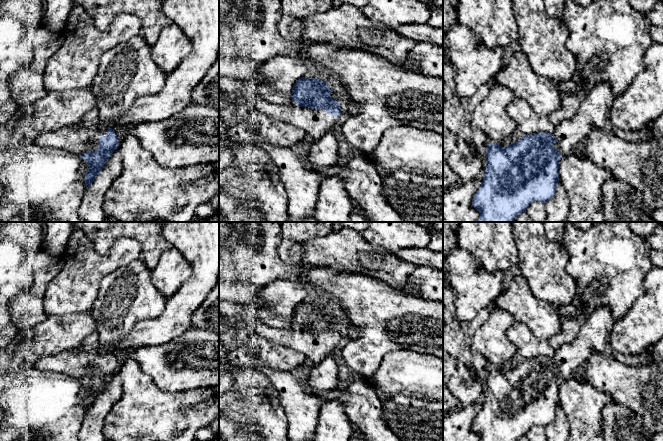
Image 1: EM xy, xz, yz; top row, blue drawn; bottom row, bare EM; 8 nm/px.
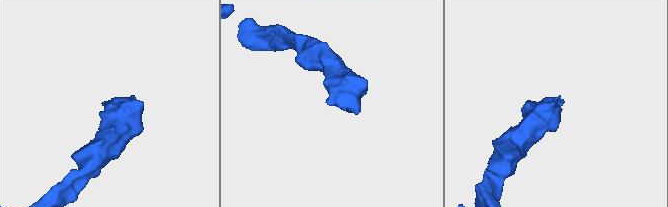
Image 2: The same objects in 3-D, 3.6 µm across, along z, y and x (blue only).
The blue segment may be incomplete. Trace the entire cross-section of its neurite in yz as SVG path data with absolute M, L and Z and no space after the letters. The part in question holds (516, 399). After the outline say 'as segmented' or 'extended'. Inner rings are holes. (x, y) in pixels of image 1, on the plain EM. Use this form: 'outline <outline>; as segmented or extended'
outline M609 307L590 310L589 317L580 327L575 340L563 344L553 357L524 359L519 365L505 371L489 367L485 374L483 406L472 423L472 430L479 435L479 441L517 441L533 425L549 425L555 419L559 407L558 391L561 382L574 378L580 365L593 352L604 352L615 324Z; extended

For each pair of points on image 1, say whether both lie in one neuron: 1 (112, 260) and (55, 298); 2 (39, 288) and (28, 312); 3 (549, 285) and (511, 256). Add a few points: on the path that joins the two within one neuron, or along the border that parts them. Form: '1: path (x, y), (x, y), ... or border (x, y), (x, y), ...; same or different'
1: path (98, 265), (93, 266), (69, 290); same
2: path (36, 294), (28, 306); same
3: border (514, 237), (518, 255), (517, 263); different

